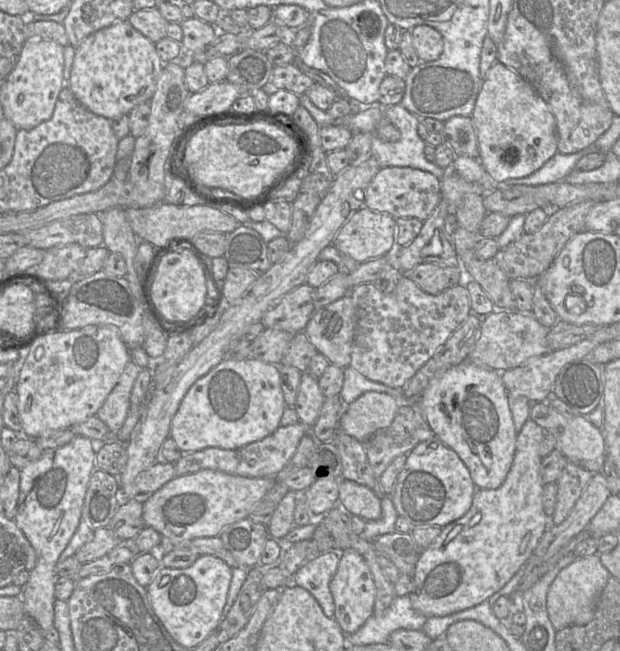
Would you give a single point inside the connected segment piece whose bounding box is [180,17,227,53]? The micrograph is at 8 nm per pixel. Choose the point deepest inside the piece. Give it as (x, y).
(197, 34)

